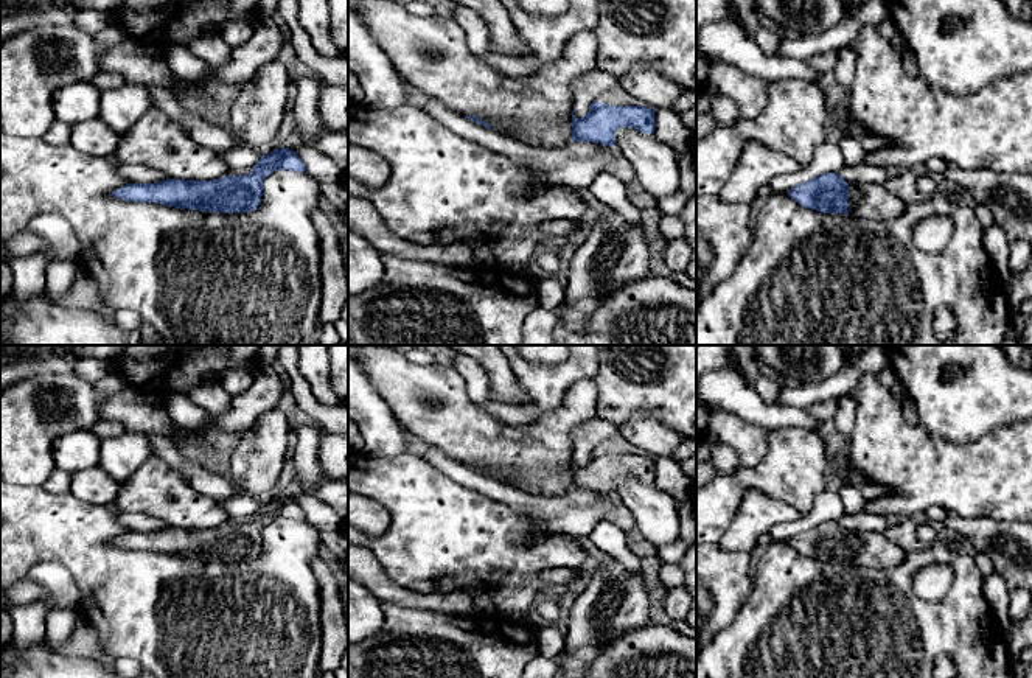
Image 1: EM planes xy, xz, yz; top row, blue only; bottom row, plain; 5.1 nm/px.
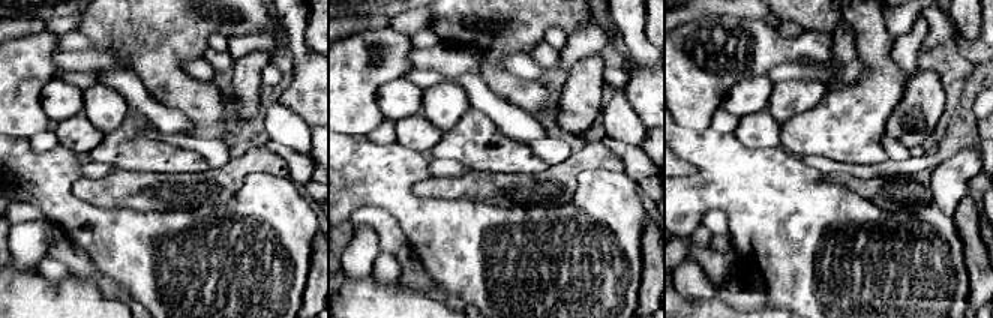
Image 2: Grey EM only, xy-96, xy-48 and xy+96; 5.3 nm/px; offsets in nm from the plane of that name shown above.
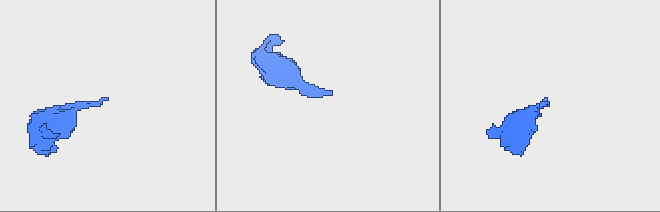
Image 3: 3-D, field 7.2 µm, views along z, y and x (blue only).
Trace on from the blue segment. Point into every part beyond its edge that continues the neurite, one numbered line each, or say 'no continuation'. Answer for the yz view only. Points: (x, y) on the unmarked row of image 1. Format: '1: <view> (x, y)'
1: yz (866, 549)

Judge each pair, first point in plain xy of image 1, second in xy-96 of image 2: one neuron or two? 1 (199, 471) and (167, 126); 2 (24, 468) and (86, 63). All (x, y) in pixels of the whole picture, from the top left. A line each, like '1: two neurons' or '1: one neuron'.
1: one neuron
2: two neurons

